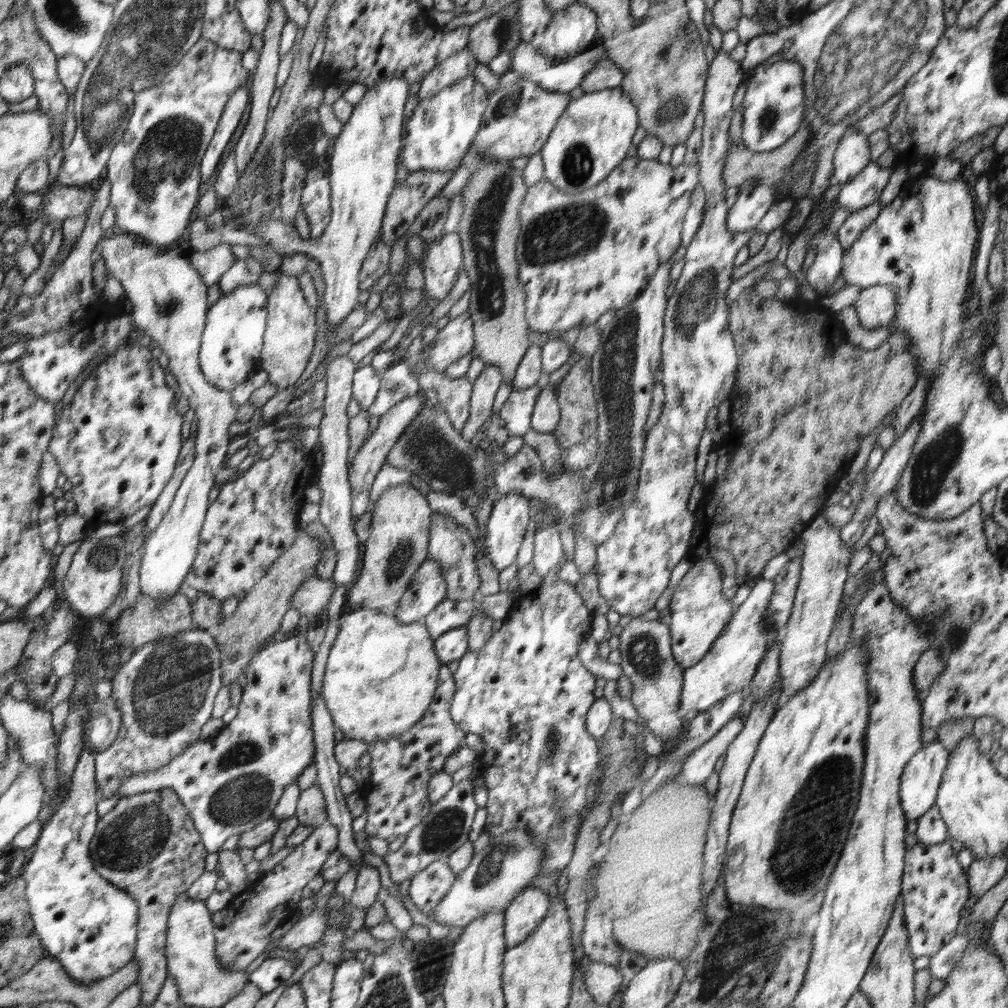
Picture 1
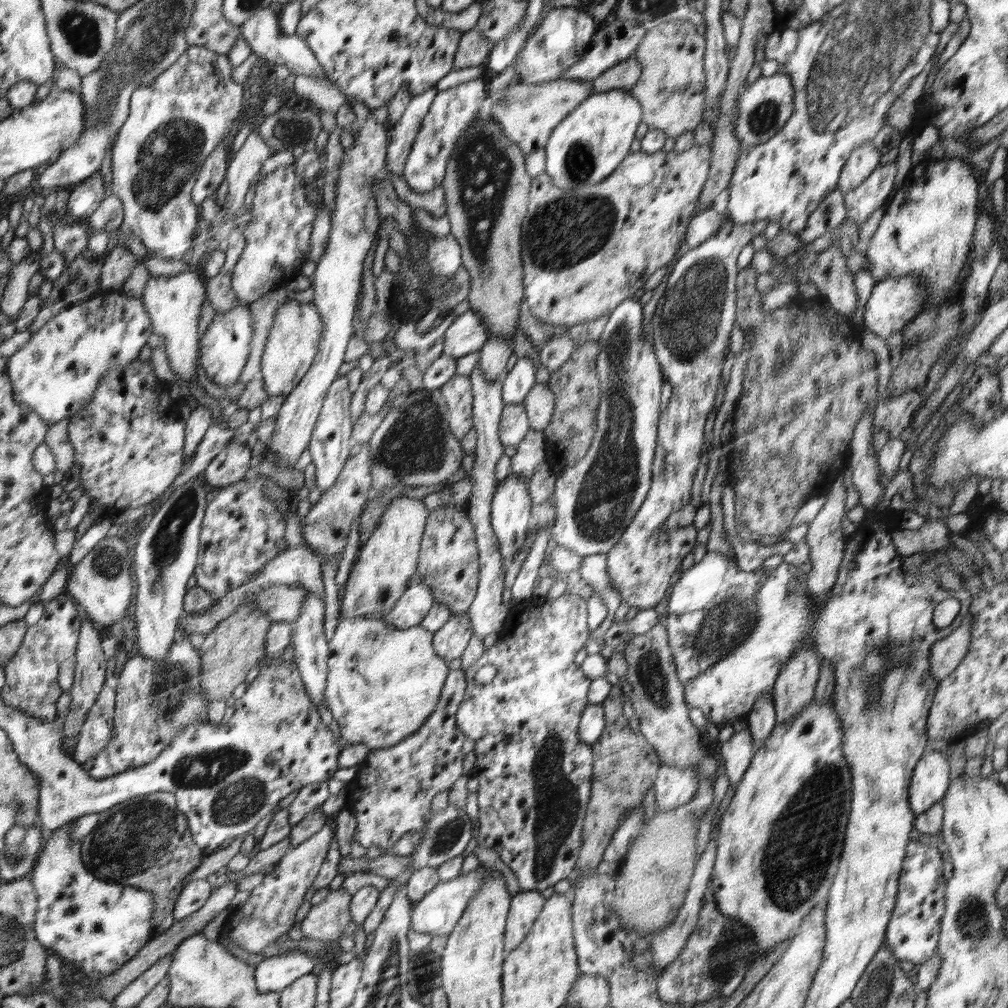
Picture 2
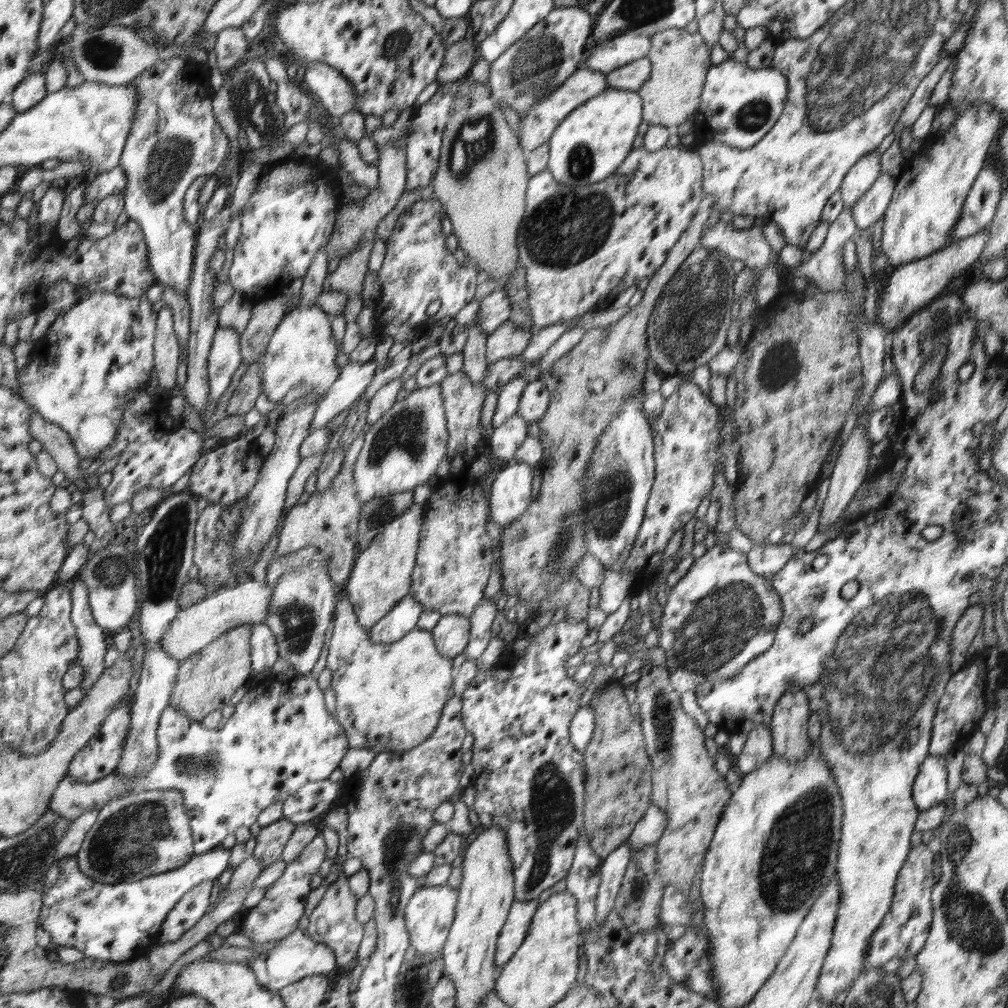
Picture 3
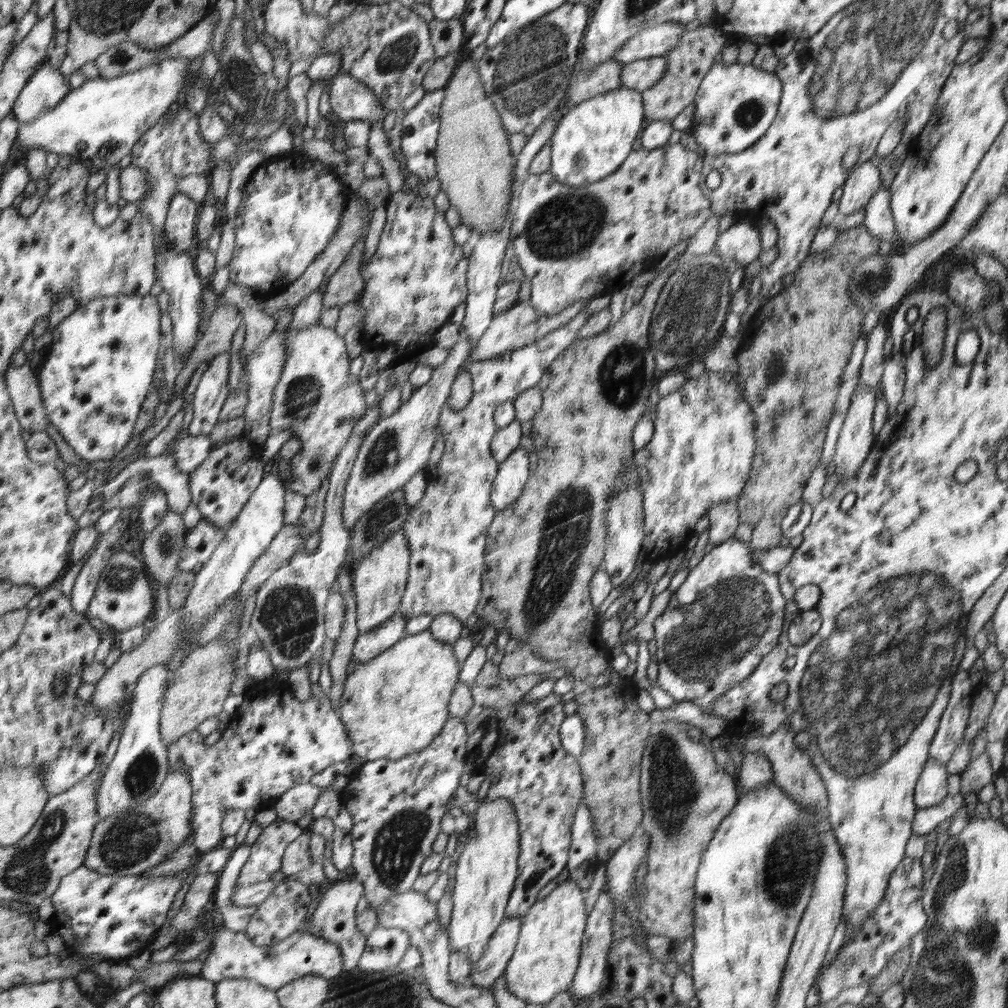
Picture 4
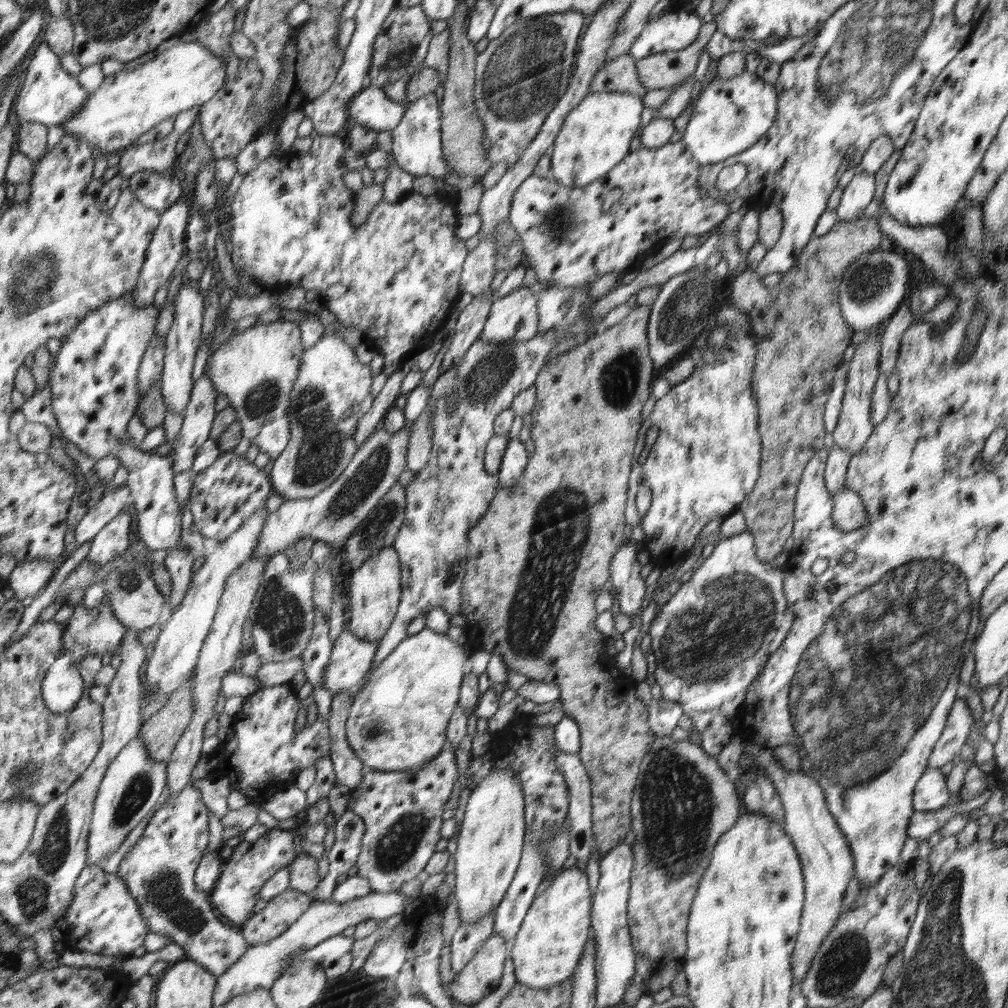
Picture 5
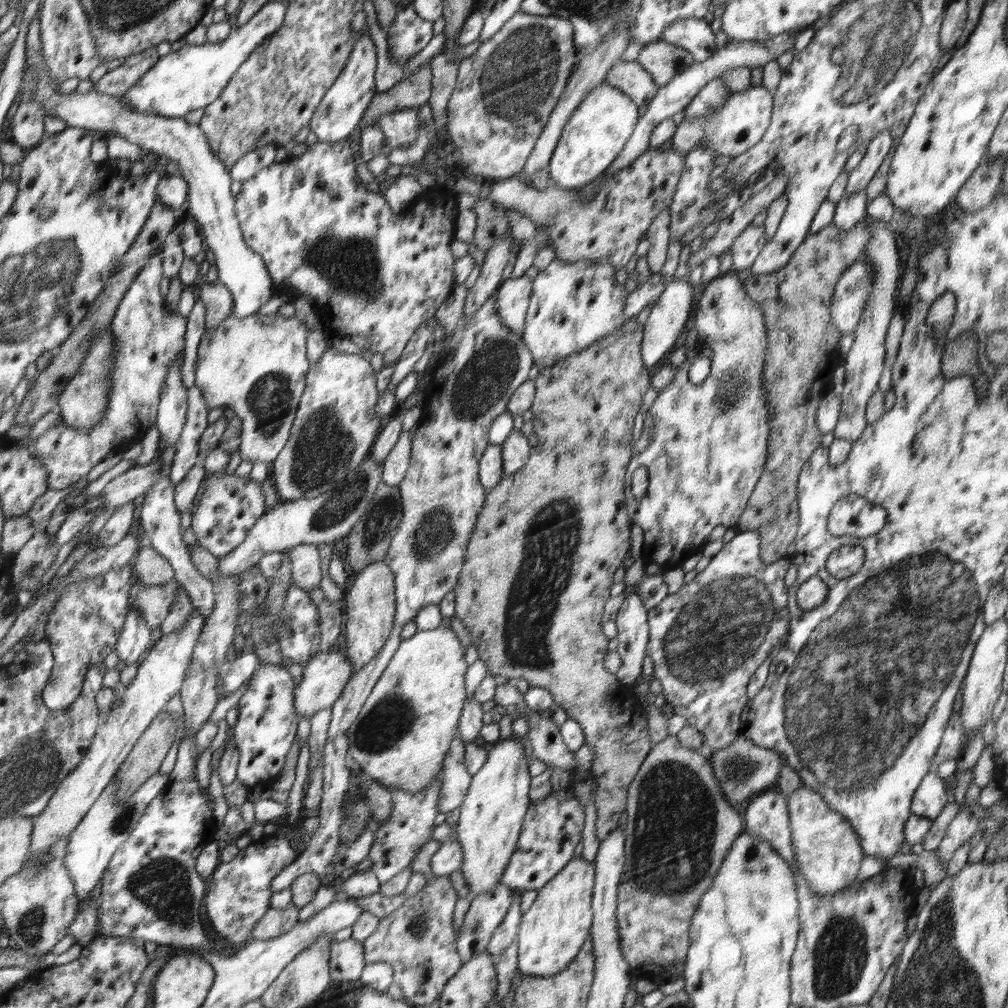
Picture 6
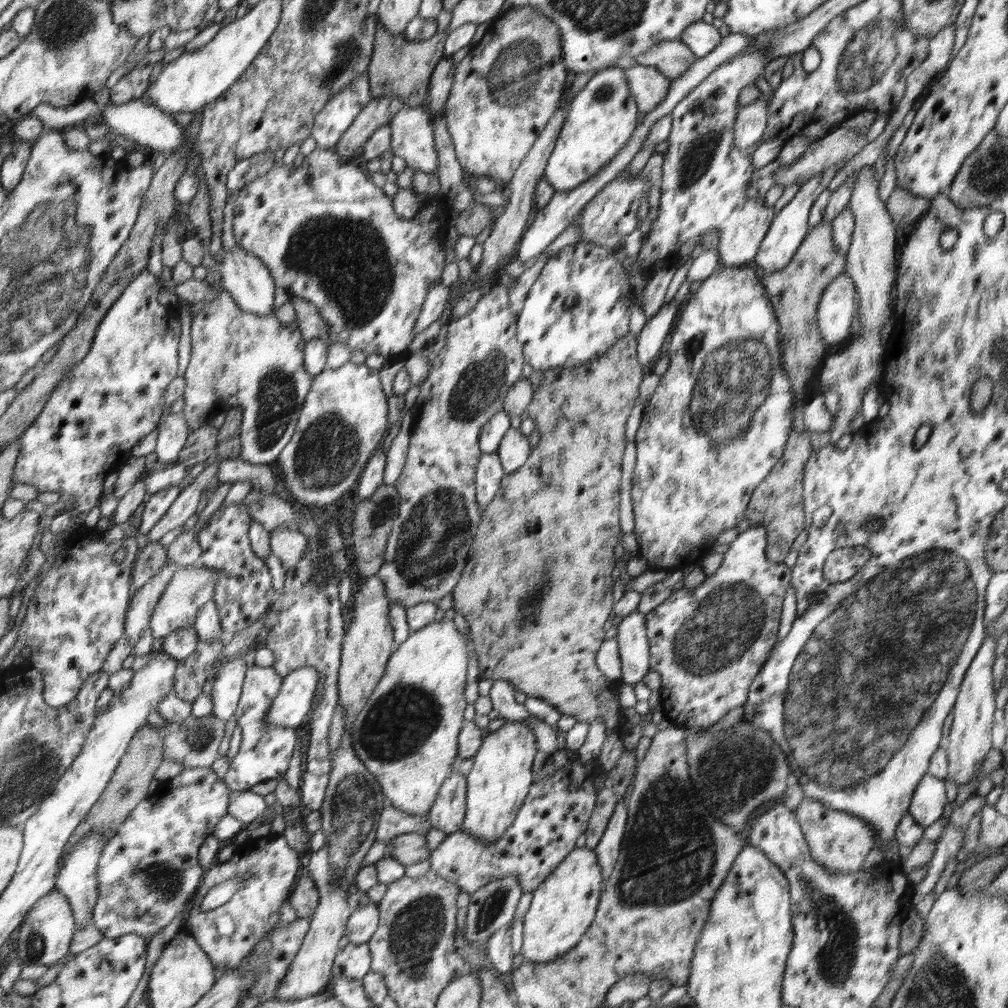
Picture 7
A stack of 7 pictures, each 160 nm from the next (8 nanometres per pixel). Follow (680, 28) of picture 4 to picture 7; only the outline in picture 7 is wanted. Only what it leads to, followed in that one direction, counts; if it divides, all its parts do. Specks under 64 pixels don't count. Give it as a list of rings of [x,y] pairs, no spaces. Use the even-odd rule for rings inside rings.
[[[701,19],[688,25],[679,40],[687,44],[696,58],[703,58],[720,44],[722,36],[714,25]]]

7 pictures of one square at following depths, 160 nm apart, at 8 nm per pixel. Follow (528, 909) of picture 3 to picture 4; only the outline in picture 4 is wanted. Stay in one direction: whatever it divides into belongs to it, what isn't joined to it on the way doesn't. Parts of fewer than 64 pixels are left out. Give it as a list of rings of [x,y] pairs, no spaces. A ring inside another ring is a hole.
[[[513,916],[504,919],[504,928],[496,932],[496,940],[492,940],[492,948],[488,948],[488,956],[484,960],[474,963],[469,970],[468,981],[470,986],[483,986],[489,988],[495,981],[502,978],[511,956],[515,954],[515,948],[522,932],[522,916]]]

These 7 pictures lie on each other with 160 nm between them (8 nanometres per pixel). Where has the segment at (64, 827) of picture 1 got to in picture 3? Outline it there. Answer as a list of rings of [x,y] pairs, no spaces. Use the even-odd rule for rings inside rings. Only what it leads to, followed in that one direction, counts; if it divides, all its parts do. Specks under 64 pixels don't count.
[[[222,846],[195,855],[188,863],[174,871],[160,873],[159,875],[147,876],[139,881],[124,881],[107,886],[100,881],[92,880],[91,877],[79,868],[76,856],[70,856],[60,861],[60,875],[56,883],[48,890],[44,890],[44,908],[40,924],[51,936],[52,947],[55,945],[74,947],[82,952],[85,957],[96,959],[100,962],[126,962],[132,961],[136,956],[136,948],[142,938],[154,936],[162,922],[166,922],[168,914],[173,910],[172,904],[176,903],[186,895],[192,887],[196,887],[204,880],[216,880],[231,864],[231,849]]]

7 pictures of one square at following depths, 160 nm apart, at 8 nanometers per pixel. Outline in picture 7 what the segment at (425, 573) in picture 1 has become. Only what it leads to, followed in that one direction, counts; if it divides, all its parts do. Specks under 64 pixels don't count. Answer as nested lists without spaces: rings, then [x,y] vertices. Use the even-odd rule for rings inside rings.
[[[304,666],[286,676],[283,688],[270,708],[267,724],[282,728],[302,724],[309,716],[309,709],[315,705],[319,679],[320,672],[313,666]]]

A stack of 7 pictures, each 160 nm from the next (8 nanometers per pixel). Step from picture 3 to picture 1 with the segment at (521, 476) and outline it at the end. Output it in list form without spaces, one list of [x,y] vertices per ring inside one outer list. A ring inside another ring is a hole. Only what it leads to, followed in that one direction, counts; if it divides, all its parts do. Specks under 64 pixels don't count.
[[[509,492],[502,498],[496,498],[491,510],[490,518],[486,525],[484,534],[485,557],[490,560],[492,566],[498,571],[503,571],[506,566],[510,566],[516,560],[518,548],[522,544],[522,538],[526,534],[526,528],[530,524],[530,506],[528,498]]]

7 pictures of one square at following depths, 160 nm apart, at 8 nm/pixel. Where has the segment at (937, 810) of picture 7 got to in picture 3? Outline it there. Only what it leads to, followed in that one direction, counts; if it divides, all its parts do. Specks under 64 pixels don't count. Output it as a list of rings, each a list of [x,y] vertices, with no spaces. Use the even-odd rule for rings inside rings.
[[[928,755],[920,765],[913,784],[912,798],[919,811],[925,811],[946,800],[949,795],[945,758]]]

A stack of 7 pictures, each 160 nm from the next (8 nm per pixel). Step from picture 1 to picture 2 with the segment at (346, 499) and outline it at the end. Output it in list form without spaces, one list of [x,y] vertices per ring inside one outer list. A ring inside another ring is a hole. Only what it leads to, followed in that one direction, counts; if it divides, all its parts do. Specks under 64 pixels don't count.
[[[346,374],[342,377],[338,377],[338,379],[336,378],[335,382],[331,384],[331,388],[324,399],[323,408],[319,414],[319,420],[315,424],[314,434],[311,435],[310,446],[308,446],[308,450],[310,450],[312,457],[311,462],[316,466],[316,484],[322,492],[327,491],[336,482],[338,475],[344,468],[344,463],[348,458],[349,450],[353,447],[351,440],[353,426],[352,420],[350,419],[350,399],[352,392],[348,390],[351,378],[351,374]]]

